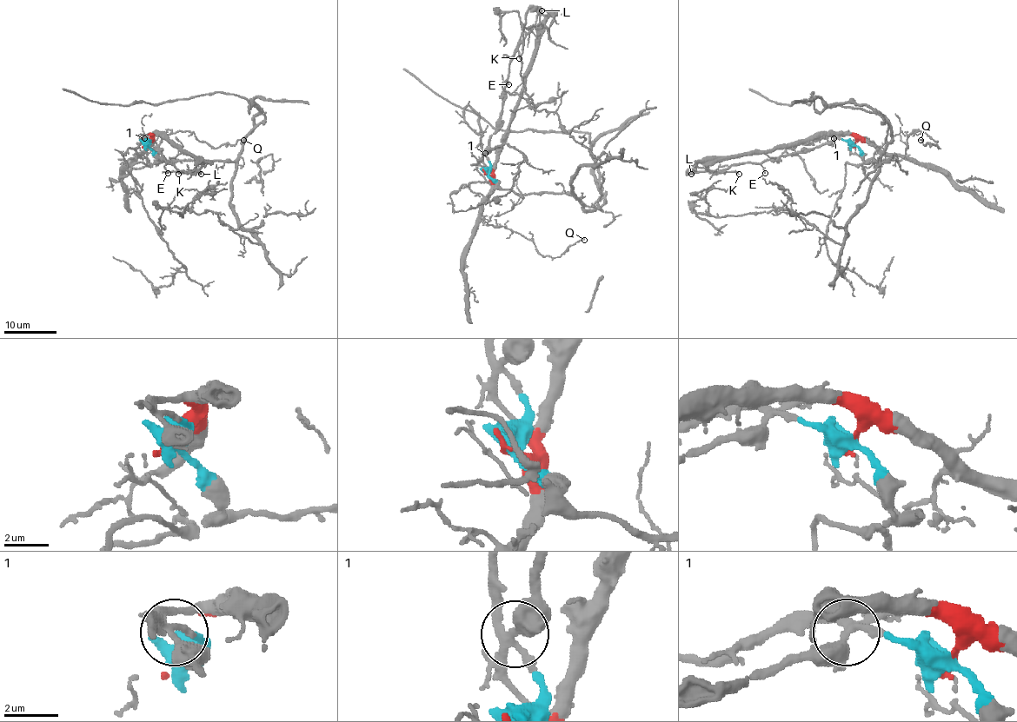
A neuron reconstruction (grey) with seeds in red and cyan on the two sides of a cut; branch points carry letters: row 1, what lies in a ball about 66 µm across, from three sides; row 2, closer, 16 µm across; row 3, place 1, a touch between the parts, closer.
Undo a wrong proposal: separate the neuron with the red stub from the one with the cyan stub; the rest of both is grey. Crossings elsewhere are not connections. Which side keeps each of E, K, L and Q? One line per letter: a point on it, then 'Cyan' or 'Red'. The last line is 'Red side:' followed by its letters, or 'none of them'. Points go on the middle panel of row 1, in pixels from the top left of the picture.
E: Place: (508, 84). Cyan
K: Place: (519, 58). Red
L: Place: (541, 10). Cyan
Q: Place: (584, 240). Red
Red side: K, Q

